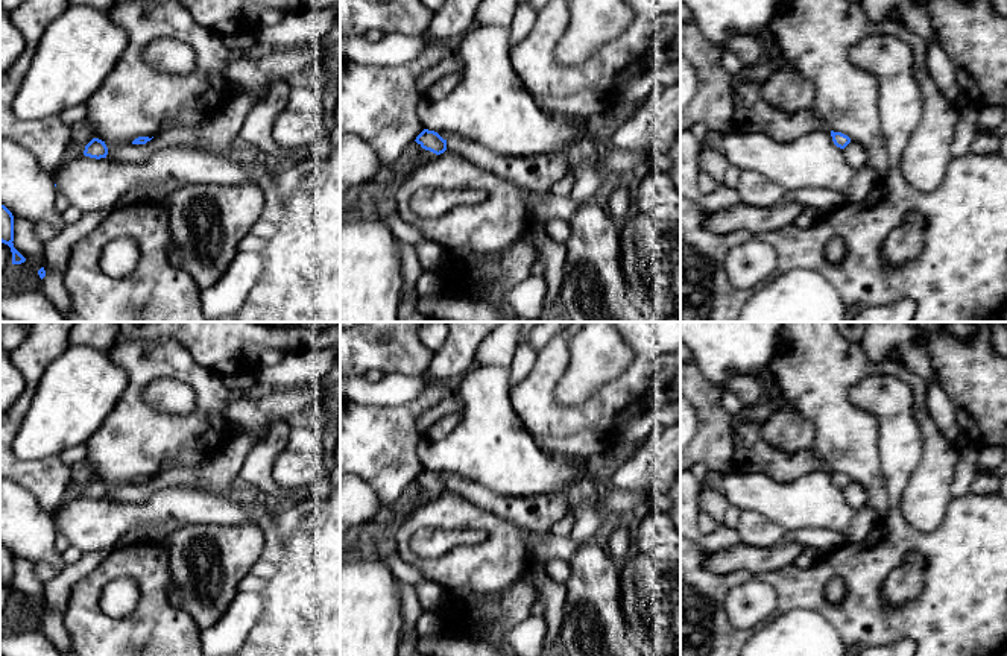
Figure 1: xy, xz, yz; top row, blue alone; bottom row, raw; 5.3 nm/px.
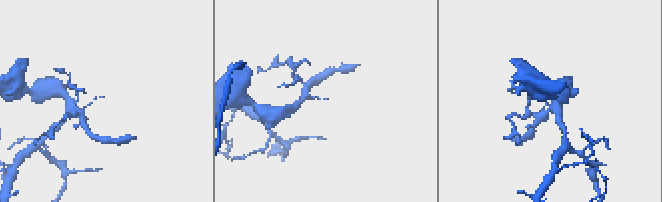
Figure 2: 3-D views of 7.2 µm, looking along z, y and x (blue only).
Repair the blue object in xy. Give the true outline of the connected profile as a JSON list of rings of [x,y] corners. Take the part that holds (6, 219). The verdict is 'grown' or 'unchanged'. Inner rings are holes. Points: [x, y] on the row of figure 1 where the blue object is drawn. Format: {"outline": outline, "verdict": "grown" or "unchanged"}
{"outline": [[[0,203],[0,241],[8,244],[12,252],[12,264],[21,264],[26,258],[14,248],[14,216]]], "verdict": "unchanged"}

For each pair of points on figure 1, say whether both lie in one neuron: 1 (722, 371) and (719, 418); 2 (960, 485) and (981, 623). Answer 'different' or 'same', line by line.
1: different
2: different

